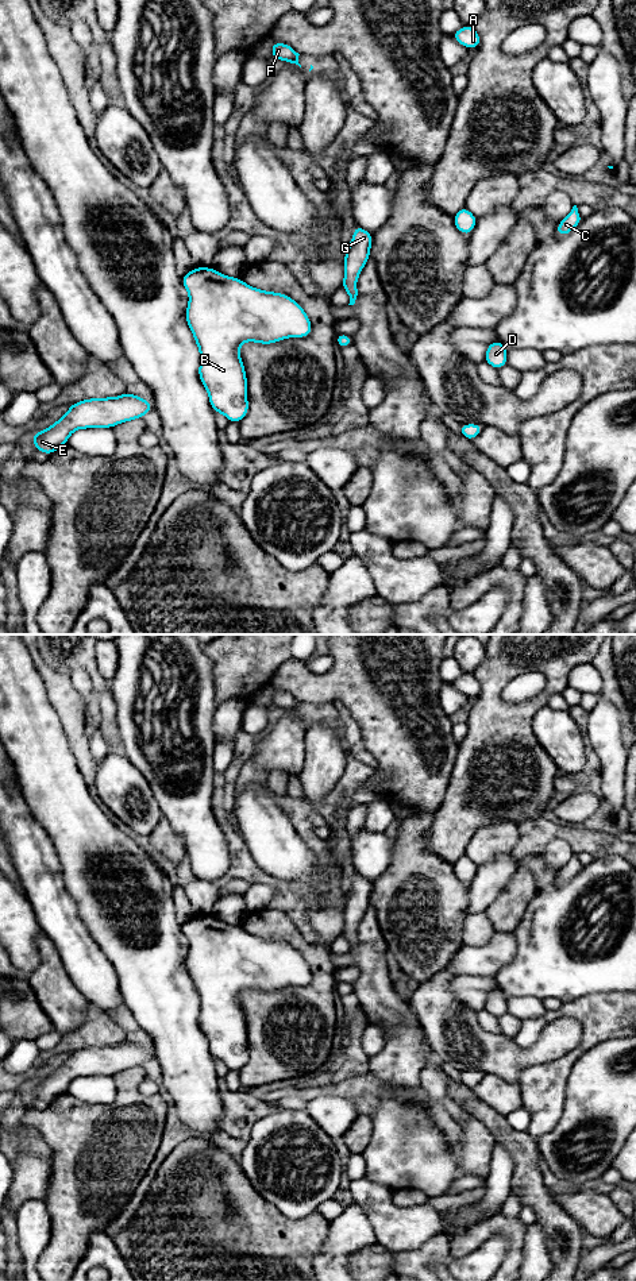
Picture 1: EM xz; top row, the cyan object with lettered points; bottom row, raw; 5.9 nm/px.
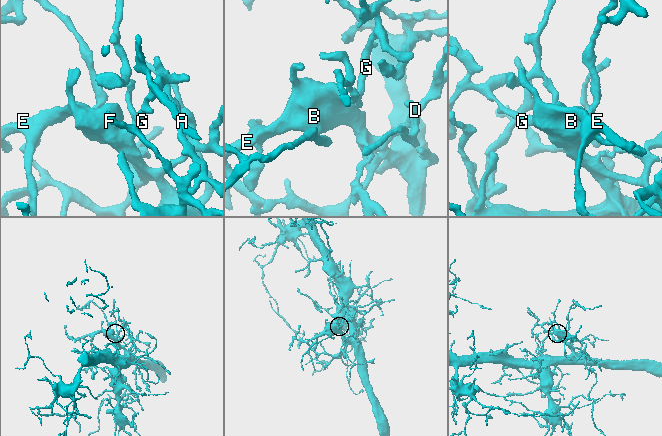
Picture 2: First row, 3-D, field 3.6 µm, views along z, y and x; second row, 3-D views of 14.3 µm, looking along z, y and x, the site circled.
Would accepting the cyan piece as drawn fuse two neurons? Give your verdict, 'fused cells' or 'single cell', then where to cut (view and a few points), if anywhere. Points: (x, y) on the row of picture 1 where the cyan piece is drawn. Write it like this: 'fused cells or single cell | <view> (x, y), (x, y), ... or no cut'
single cell | no cut

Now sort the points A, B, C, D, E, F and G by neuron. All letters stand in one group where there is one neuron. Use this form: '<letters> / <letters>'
A B C D E F G

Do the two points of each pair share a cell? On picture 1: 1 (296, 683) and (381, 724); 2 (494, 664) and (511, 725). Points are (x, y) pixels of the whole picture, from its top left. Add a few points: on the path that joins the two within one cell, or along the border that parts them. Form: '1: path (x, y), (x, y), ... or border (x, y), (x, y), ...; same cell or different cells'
1: path (318, 687), (346, 687), (361, 702); same cell
2: path (494, 679), (496, 710); same cell

